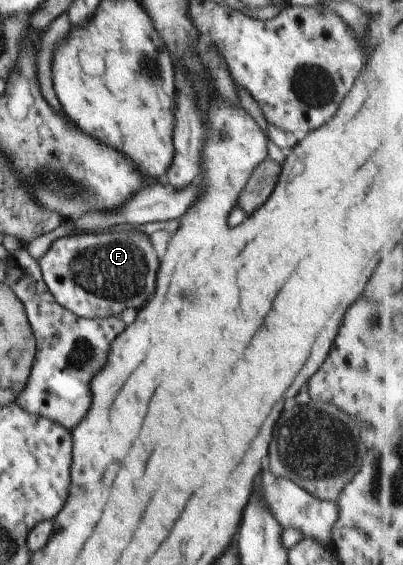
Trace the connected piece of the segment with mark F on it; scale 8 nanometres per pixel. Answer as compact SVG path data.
M139 232L60 237L36 262L57 304L74 315L92 319L117 317L125 308L139 310L153 292L157 270L157 256L149 240Z

